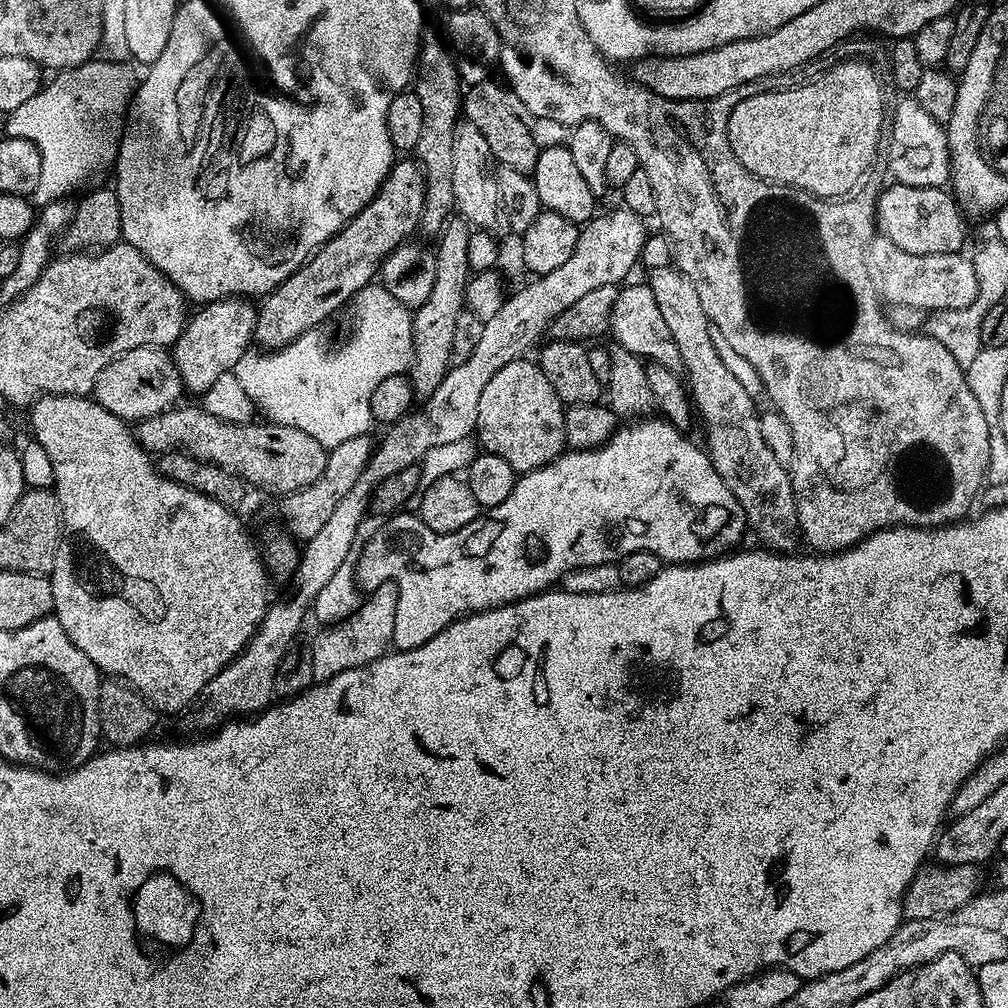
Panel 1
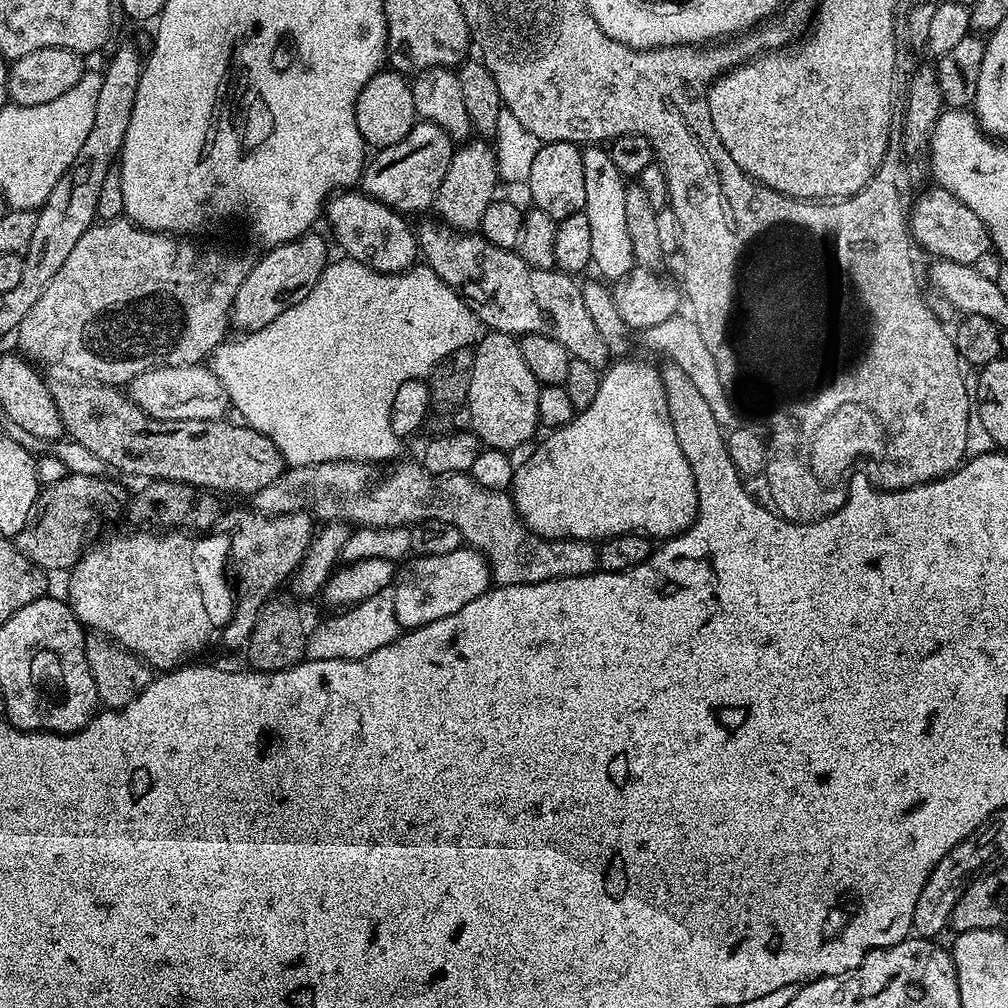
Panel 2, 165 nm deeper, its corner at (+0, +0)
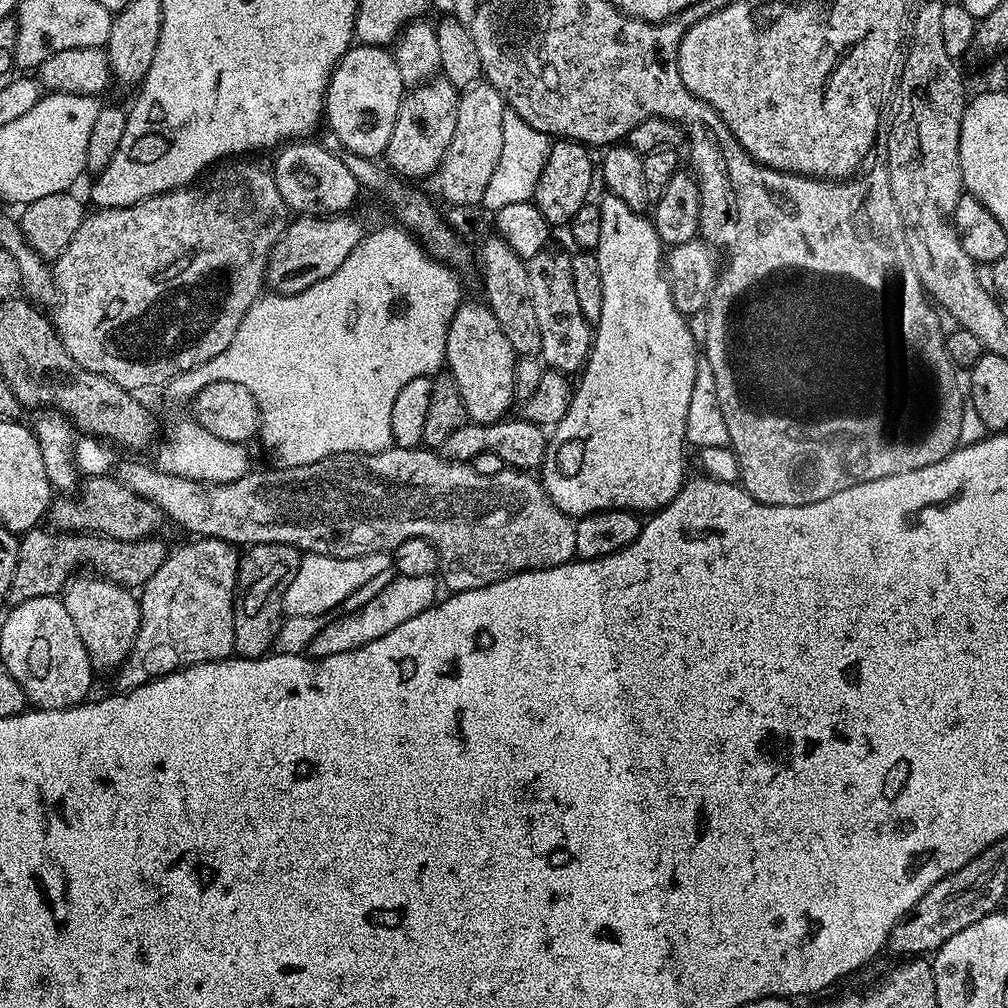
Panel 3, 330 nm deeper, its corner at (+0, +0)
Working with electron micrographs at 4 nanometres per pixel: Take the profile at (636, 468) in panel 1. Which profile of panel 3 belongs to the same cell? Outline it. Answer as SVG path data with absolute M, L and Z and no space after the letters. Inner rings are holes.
M611 194L599 201L602 238L595 254L602 274L602 314L594 328L588 363L579 373L566 418L551 429L538 479L554 506L579 518L608 508L651 514L672 503L684 485L686 410L698 359L698 340L688 329L685 313L676 309L668 281L662 275L662 245L652 221Z

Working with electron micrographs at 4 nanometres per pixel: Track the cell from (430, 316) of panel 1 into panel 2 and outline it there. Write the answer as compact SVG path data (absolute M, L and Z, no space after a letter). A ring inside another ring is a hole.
M480 138L461 143L452 153L450 170L446 170L442 186L438 186L434 212L441 216L439 219L447 227L455 231L476 232L482 222L482 214L486 214L486 206L497 199L496 180L498 181L498 173L493 145Z

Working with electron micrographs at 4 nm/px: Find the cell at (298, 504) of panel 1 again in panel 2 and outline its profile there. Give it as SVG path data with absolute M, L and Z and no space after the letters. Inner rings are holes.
M249 508L225 511L222 516L222 528L228 537L230 564L235 576L234 611L232 619L222 629L224 644L228 648L243 649L247 645L260 613L273 599L272 591L295 573L314 535L314 520L308 512L269 516L266 512Z

